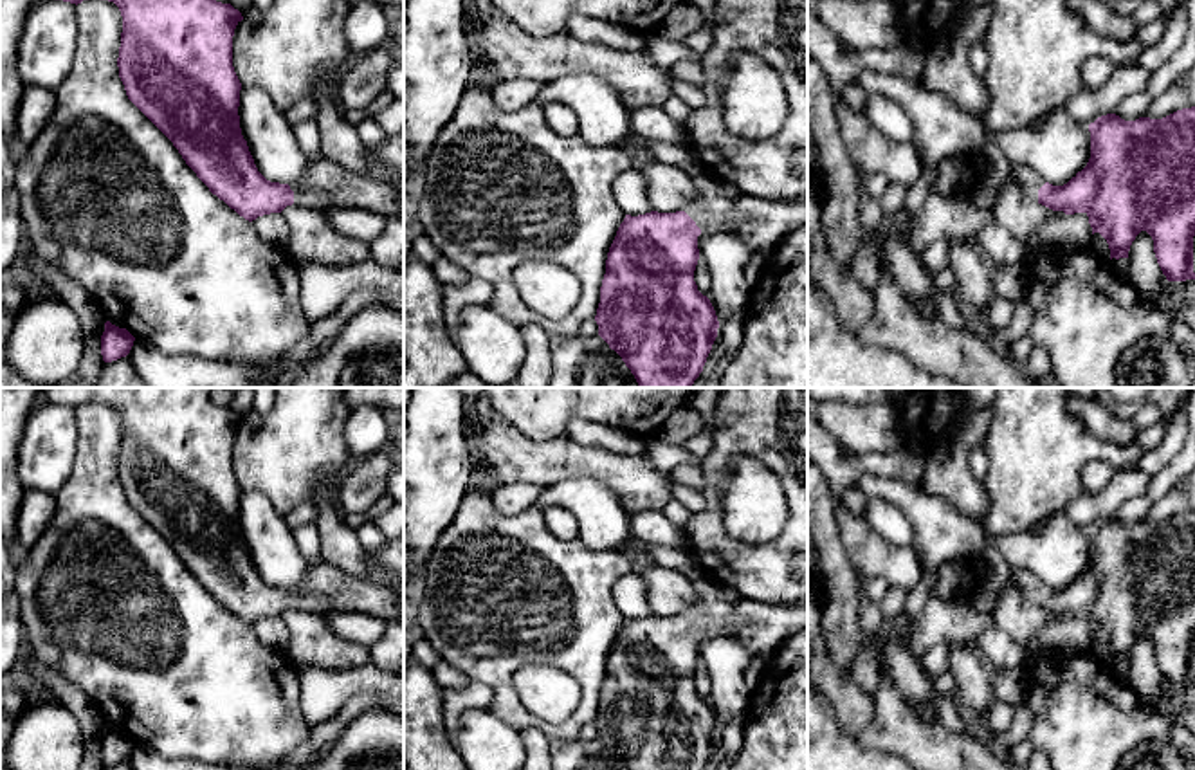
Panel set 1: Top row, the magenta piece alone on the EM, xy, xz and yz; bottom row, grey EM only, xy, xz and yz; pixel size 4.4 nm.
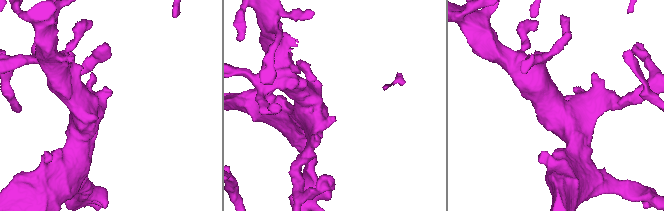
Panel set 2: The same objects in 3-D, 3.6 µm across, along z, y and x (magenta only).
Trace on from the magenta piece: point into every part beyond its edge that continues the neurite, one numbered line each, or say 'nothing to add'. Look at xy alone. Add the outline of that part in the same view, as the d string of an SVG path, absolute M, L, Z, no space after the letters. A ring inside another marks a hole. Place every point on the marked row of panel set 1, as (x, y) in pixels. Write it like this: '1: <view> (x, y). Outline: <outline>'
1: xy (325, 181). Outline: M324 157L312 160L305 175L290 184L290 189L294 204L303 207L319 211L330 202L339 202L404 222L404 198L388 182L355 175Z

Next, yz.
1: yz (1028, 179). Outline: M1013 164L1013 177L1026 193L1038 202L1038 189L1045 184L1045 180L1036 171L1022 164Z

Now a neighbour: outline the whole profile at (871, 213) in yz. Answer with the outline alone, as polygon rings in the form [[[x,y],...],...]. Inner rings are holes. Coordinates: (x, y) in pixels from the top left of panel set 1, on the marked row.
[[[862,175],[860,220],[862,220],[865,236],[874,234],[880,229],[883,218],[885,218],[885,213],[881,209],[881,204],[880,200],[874,200],[869,197],[865,189],[865,177]]]

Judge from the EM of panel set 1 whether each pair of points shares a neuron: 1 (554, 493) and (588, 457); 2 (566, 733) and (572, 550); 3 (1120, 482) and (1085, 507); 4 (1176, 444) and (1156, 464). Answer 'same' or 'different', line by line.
1: different
2: same
3: same
4: same

